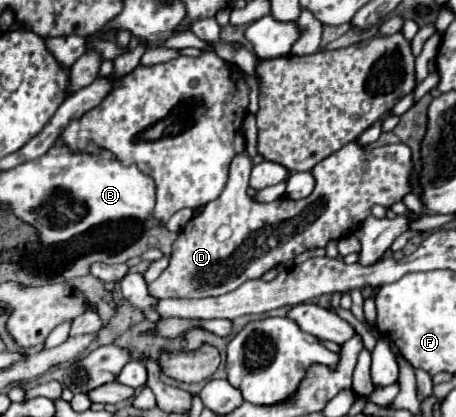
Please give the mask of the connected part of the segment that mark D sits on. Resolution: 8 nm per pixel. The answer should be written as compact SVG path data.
M352 141L352 143L348 143L346 147L342 147L340 151L332 153L330 157L326 157L324 161L320 161L320 163L312 169L312 173L314 173L314 177L316 177L316 187L314 187L314 191L312 191L312 195L310 195L308 199L292 201L292 199L286 197L286 199L272 201L272 203L256 203L256 201L252 201L252 199L246 195L246 191L248 191L248 173L250 173L250 167L252 167L252 161L248 159L248 155L240 155L240 157L234 159L234 163L232 163L232 167L230 167L230 175L228 175L226 189L222 191L222 195L220 195L218 199L214 199L212 203L208 203L196 217L192 217L192 219L188 221L188 225L182 229L182 233L178 235L178 239L174 241L172 255L170 255L170 265L162 271L162 275L160 275L156 281L152 281L152 283L148 285L150 291L152 291L152 295L156 295L158 299L168 299L168 297L172 297L172 299L204 299L204 297L218 297L218 295L224 295L224 293L234 291L236 287L240 287L240 285L242 285L244 281L248 281L248 279L260 279L260 277L262 277L266 271L270 271L272 267L292 261L296 255L300 255L300 253L306 251L306 249L326 247L330 241L338 241L338 239L342 239L342 237L354 233L354 231L358 229L358 225L370 215L370 207L372 207L372 205L378 203L378 205L382 205L382 207L390 207L390 205L402 201L402 197L404 197L406 193L410 193L410 183L408 183L408 181L410 181L412 161L410 161L410 149L408 149L404 143L384 145L384 147L378 147L378 149L362 149L362 147L358 147L358 145Z

